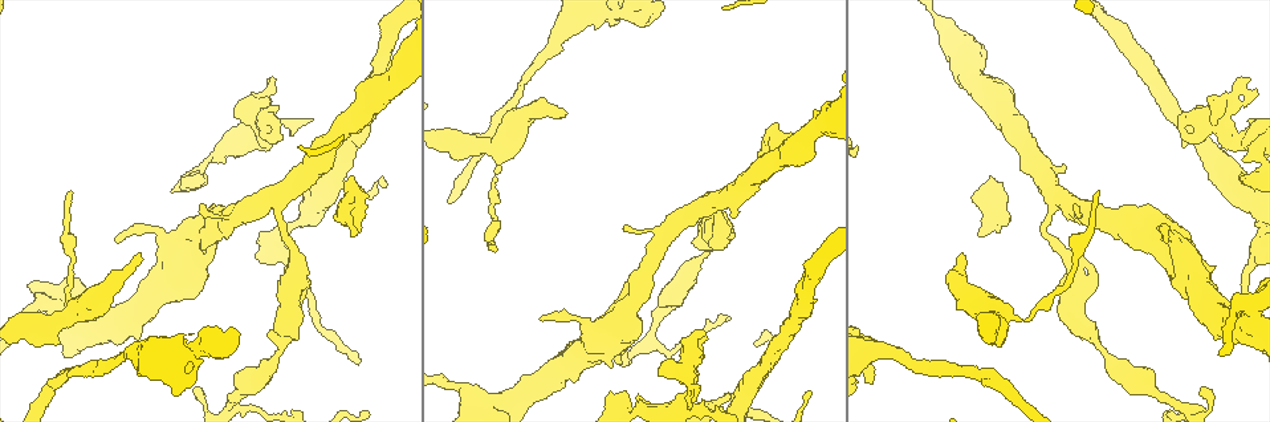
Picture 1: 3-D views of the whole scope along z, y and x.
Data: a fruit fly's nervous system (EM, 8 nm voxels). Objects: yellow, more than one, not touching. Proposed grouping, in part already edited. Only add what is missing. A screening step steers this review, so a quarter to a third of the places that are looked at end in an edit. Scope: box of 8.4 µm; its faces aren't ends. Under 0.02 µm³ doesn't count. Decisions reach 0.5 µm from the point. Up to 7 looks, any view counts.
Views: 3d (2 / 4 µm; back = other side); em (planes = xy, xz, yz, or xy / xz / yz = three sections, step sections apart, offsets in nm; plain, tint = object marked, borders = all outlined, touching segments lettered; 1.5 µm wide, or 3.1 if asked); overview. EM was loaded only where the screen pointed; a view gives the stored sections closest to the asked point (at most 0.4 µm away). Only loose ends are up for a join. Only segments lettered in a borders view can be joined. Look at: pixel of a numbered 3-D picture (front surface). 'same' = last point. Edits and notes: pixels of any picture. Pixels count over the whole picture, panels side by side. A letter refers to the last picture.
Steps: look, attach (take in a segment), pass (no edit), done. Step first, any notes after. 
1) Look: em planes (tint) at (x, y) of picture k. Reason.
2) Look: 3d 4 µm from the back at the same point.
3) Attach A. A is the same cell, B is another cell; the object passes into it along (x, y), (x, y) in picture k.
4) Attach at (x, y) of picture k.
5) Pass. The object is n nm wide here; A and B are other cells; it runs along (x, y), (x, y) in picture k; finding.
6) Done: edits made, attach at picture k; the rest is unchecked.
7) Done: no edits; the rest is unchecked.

Look: 3d 2 µm at (1192, 142) of picture 1. An open end.

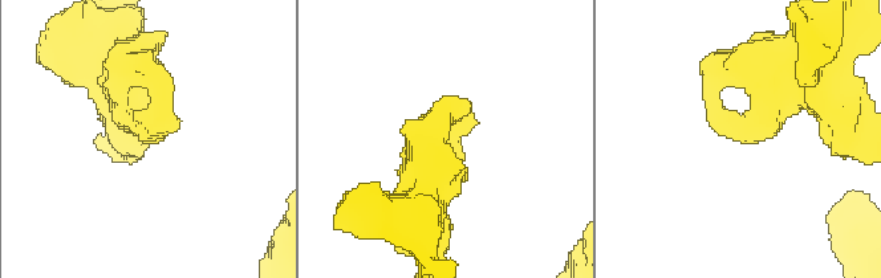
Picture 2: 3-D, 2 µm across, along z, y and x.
Look: em planes (borders) at (452, 139) of picture 2.

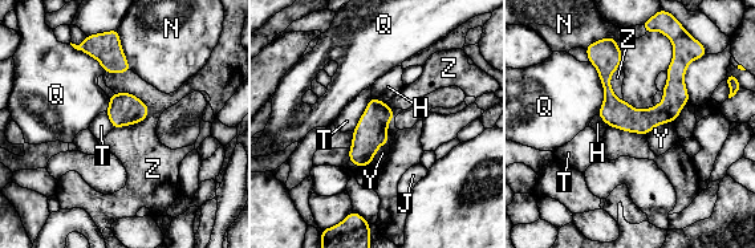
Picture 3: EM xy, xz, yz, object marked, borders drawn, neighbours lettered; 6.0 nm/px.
Pass. H, J, N, Q, T, Y and Z are other cells; a border runs along (114, 92), (137, 96), (146, 118) in picture 3; none of them fits.

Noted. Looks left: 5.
Look: em 3.1 µm xy step 16 (tint) at (354, 236) of picture 1. Free end.

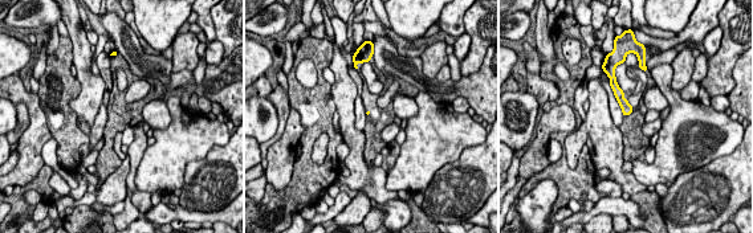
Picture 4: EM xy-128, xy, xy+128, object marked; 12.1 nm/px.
Look: em 3.1 µm yz step 16 (borders) at the same point.

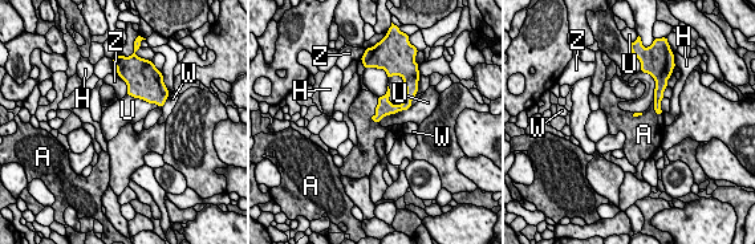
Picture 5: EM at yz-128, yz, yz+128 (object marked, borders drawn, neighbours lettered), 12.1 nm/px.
Attach A. A is the same cell, H, U, W and Z are other cells; the object passes into it along (385, 108), (374, 110), (362, 108) in picture 5; the cell continues.

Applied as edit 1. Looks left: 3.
Look: 3d 2 µm at (1202, 386) of picture 1. Thin end.

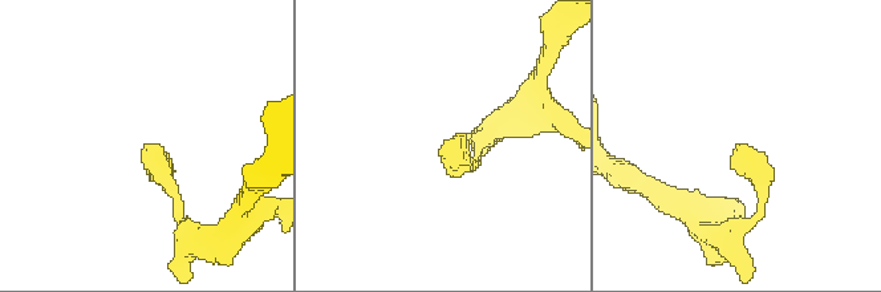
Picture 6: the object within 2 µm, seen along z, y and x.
Look: em yz step 8 (borders) at (744, 147) of picture 6. Shape alone is not enough.

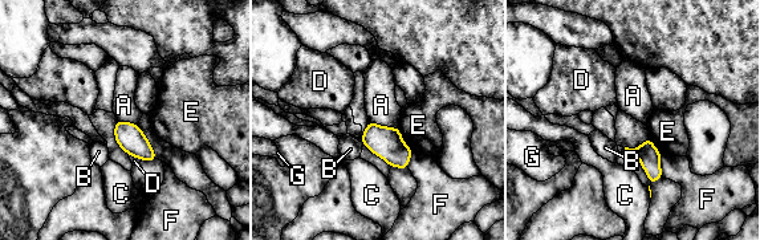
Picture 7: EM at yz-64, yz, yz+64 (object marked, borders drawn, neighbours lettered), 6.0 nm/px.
Look: em planes (borders) at the same point.

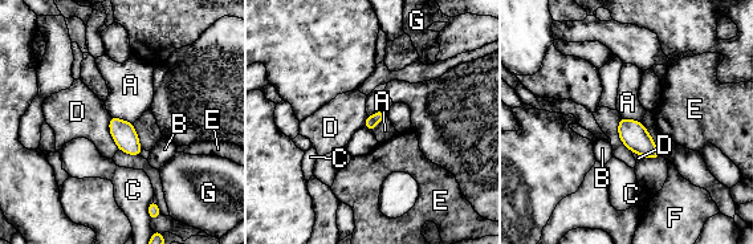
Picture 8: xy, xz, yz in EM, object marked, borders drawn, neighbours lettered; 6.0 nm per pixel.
Pass. A, B, C, D, E, F and G are other cells; a border runs along (110, 114), (133, 123) in picture 8; none of them fits.

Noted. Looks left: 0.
Done: edits made, attach at picture 5; the rest is unchecked.

